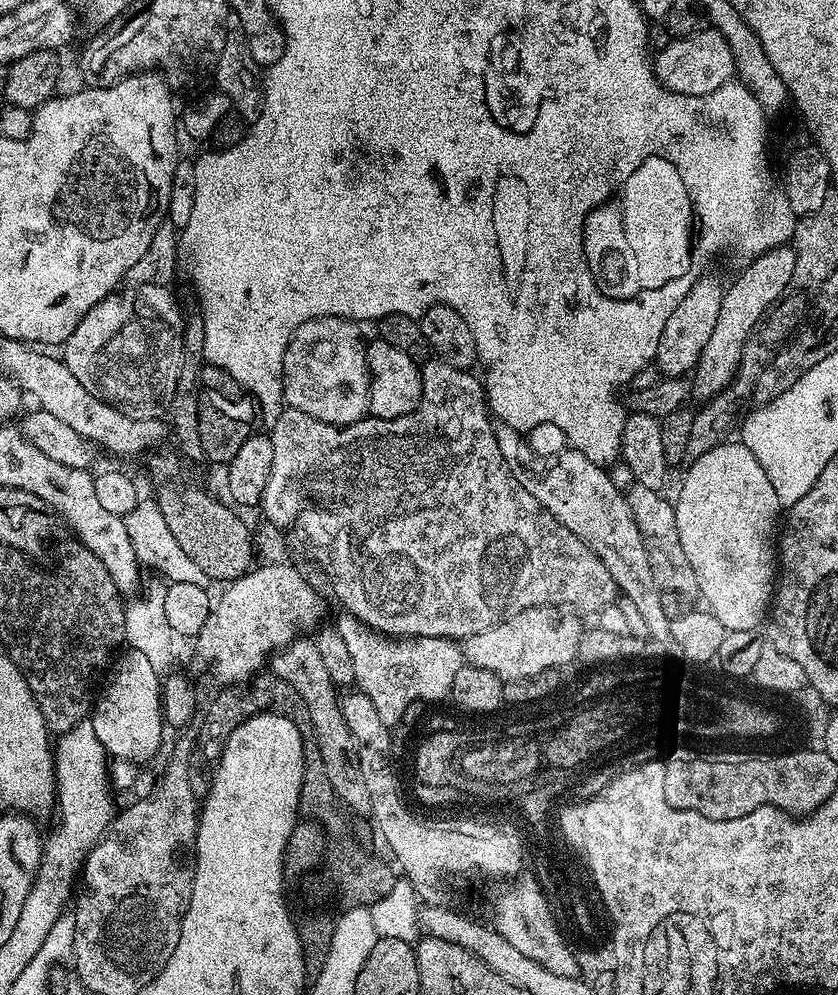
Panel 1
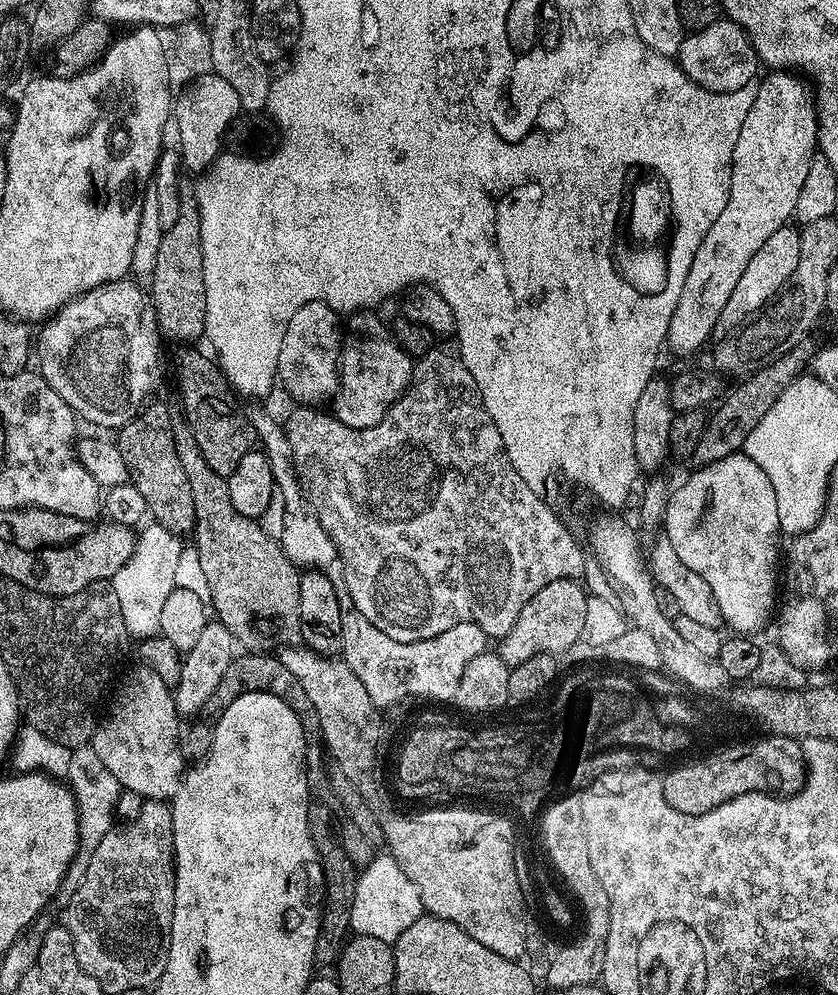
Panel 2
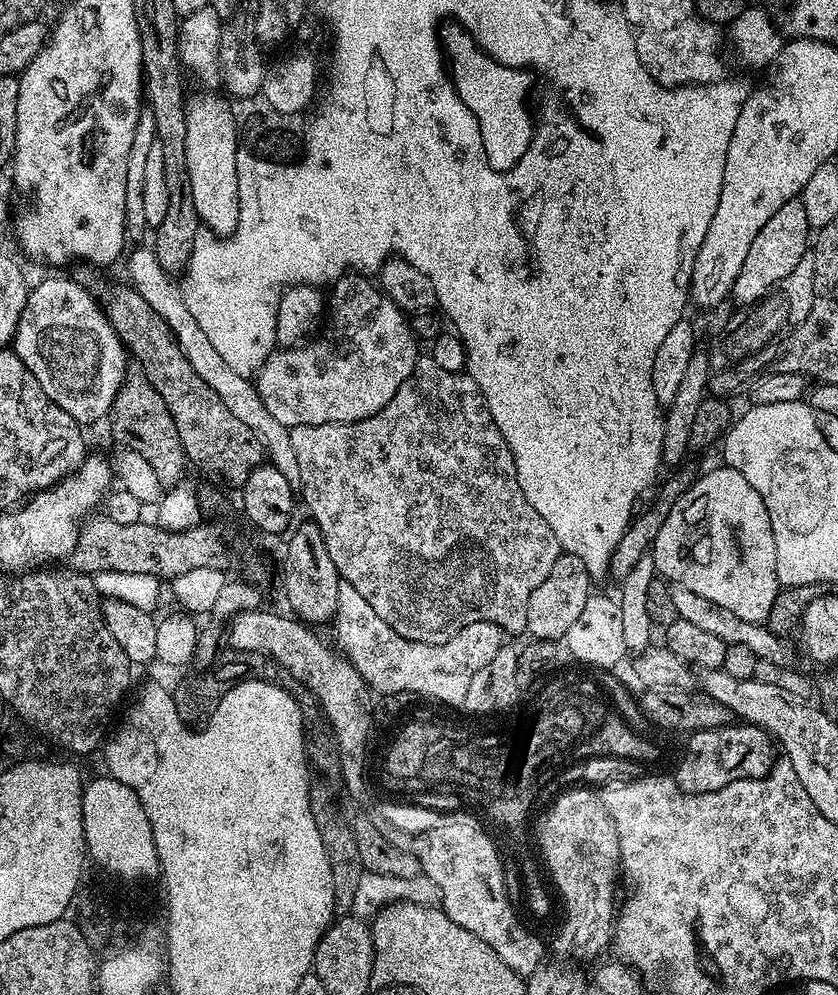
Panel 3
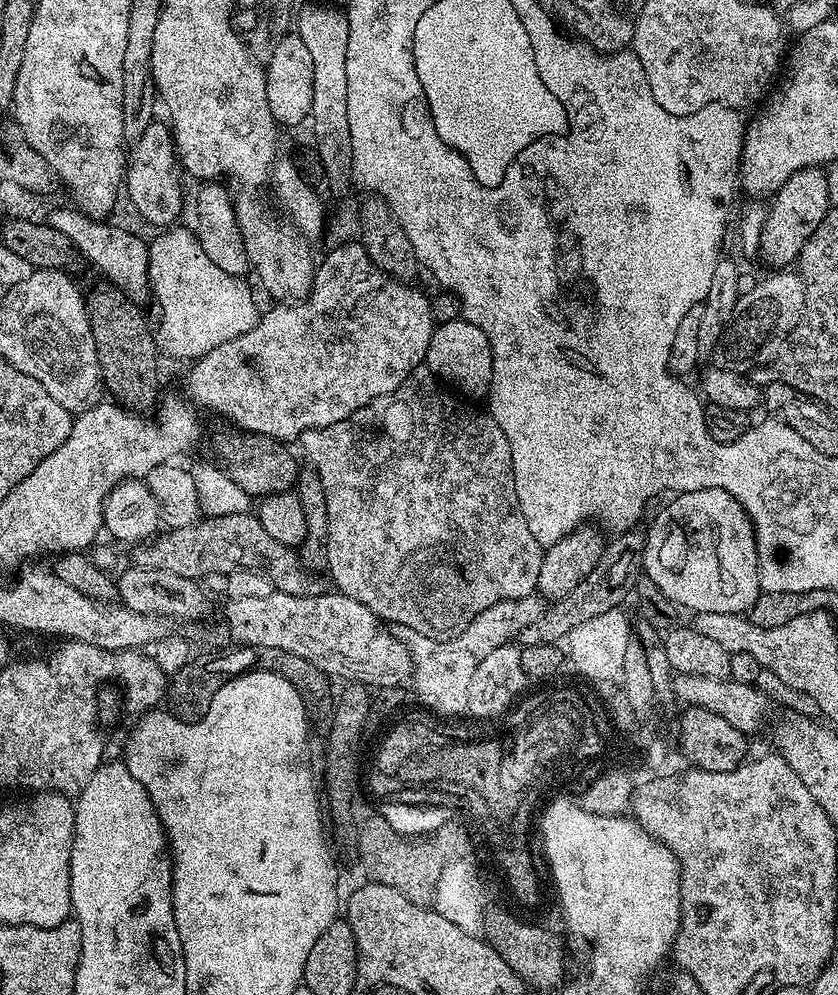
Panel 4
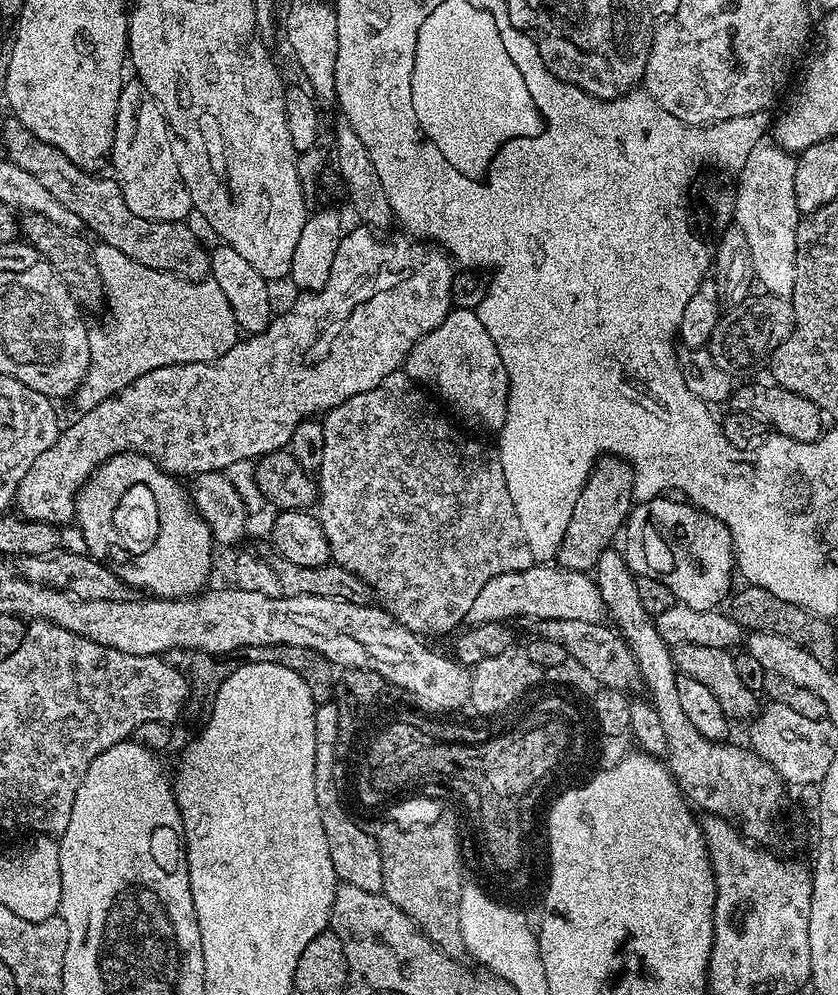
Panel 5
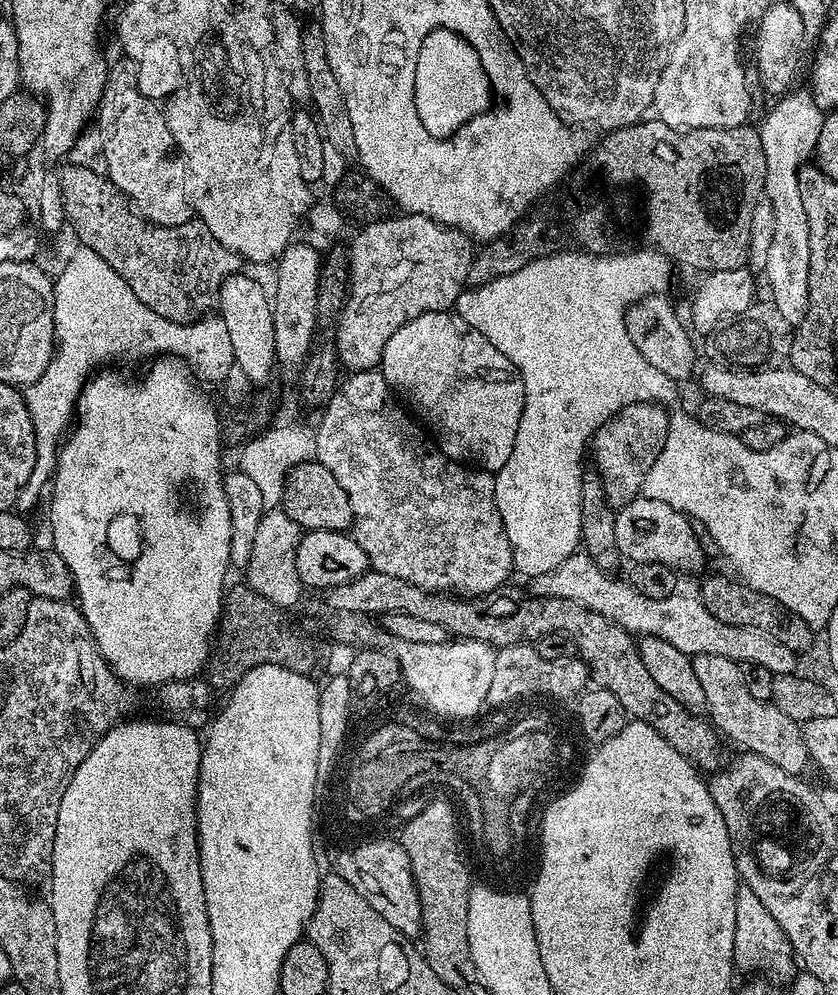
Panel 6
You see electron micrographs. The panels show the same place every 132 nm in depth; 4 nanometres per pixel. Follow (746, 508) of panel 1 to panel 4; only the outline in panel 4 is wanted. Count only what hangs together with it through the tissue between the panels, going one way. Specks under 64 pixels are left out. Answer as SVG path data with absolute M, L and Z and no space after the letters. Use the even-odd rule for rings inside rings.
M707 488L706 490L694 490L693 492L683 493L679 498L673 499L669 508L664 508L656 516L656 521L652 524L652 529L647 529L644 538L644 566L642 572L654 580L655 585L666 594L673 603L681 609L692 608L693 613L709 612L710 614L747 614L758 602L760 593L760 567L758 566L758 550L756 549L756 532L752 529L752 519L748 512L734 499L726 490L717 488Z

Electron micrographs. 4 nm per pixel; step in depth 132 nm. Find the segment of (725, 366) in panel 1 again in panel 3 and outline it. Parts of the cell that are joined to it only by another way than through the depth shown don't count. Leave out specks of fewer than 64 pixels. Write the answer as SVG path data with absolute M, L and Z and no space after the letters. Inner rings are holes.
M797 198L786 202L786 206L779 208L766 222L766 226L758 230L746 258L742 261L742 271L738 273L738 278L734 278L731 299L737 300L740 303L737 305L740 306L757 304L771 288L778 286L778 282L782 282L782 278L786 278L786 274L790 274L790 270L794 270L794 266L798 266L798 262L802 262L802 258L809 255L809 252L810 229L806 222L806 209Z

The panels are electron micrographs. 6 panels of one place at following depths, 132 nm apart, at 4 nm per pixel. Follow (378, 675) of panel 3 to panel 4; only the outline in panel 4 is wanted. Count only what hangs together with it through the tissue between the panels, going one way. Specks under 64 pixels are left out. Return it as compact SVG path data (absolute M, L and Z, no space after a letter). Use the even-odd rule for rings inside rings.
M533 594L517 600L503 600L482 610L482 614L478 614L478 618L474 618L460 636L449 640L426 638L426 634L418 634L401 624L395 625L394 635L407 645L408 652L421 670L422 677L417 684L424 700L442 712L456 712L465 710L465 697L473 669L477 669L493 650L498 650L498 646L513 643L520 631L542 616L545 607L544 597Z

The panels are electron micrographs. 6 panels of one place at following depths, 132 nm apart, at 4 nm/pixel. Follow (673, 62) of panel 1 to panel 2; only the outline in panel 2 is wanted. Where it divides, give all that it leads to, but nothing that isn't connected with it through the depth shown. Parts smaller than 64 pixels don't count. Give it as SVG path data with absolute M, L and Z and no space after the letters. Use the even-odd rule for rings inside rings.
M727 18L706 26L706 30L701 32L688 32L681 42L678 63L691 80L698 82L698 86L715 92L743 90L757 79L756 68L761 67L752 45L752 37Z

